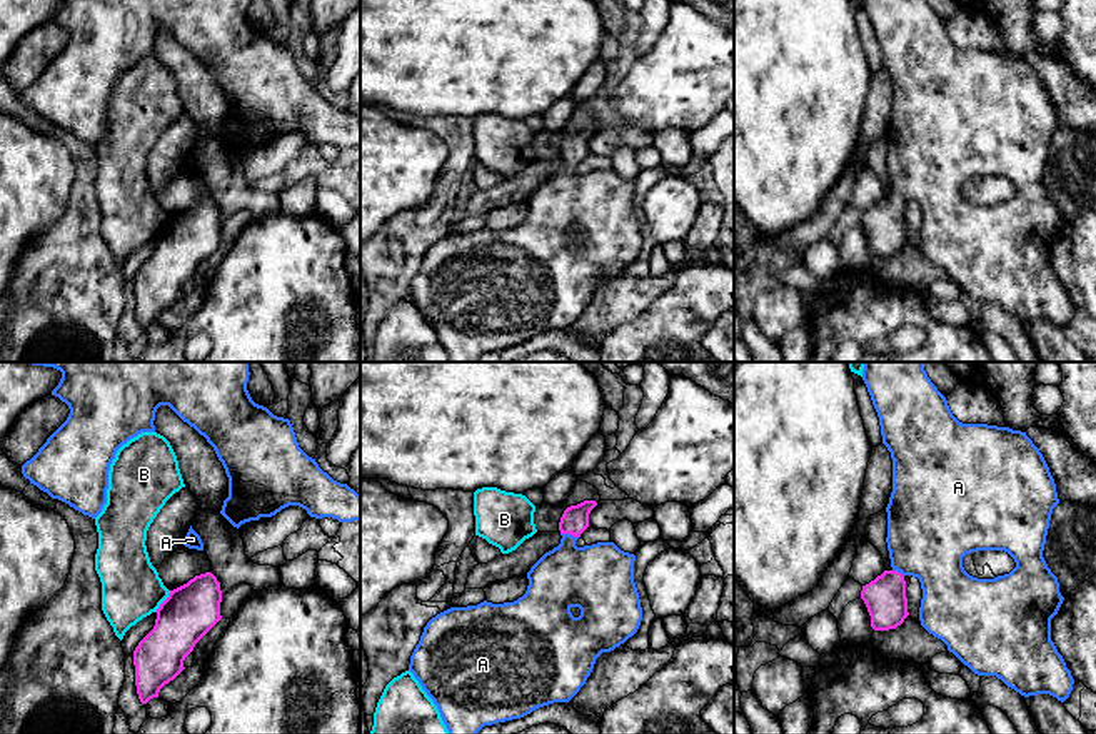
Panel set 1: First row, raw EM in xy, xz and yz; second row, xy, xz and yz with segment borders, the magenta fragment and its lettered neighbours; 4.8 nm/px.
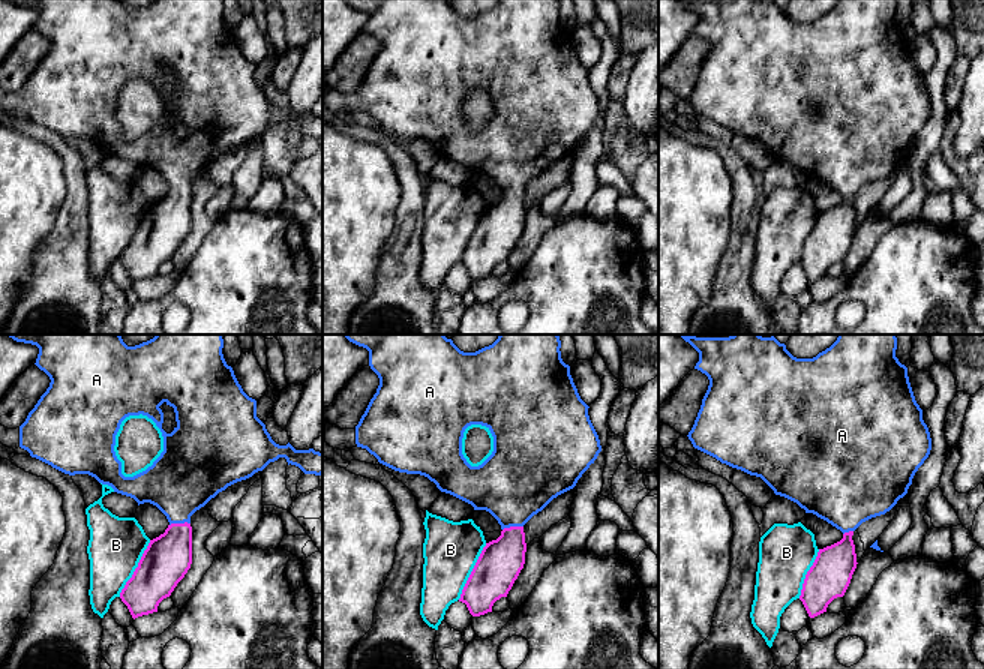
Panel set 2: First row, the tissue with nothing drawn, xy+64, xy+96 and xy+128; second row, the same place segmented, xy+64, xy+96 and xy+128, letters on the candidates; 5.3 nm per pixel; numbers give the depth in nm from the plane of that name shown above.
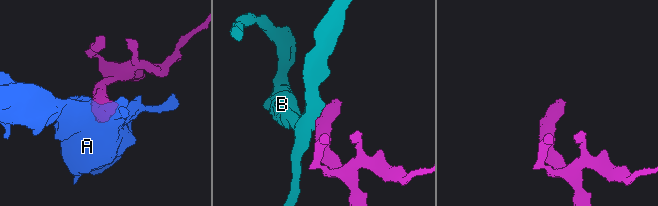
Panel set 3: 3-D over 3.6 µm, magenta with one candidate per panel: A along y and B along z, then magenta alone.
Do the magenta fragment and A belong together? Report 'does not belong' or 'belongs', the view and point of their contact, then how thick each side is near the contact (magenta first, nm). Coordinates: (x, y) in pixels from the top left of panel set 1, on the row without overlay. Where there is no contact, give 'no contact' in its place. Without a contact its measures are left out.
belongs; meets magenta in xz at (569, 159); 140 nm thick on the magenta side, 320 nm on the other

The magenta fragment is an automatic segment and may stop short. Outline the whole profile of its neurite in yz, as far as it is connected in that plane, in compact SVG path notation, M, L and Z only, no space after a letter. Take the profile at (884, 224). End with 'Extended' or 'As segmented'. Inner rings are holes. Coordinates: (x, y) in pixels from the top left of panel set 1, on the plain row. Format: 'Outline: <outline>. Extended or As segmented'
Outline: M862 0L862 7L879 43L882 70L892 85L892 118L886 133L886 168L892 195L861 217L871 254L889 257L904 249L909 242L904 204L918 204L923 215L921 252L941 265L964 292L978 302L996 302L1024 324L1049 320L1064 329L1074 305L1051 267L1051 245L1064 224L1058 204L1043 184L1051 140L1059 125L1043 80L1026 58L959 48L928 0ZM978 177L1004 177L1016 194L994 205L973 204L964 197L963 184Z. Extended

